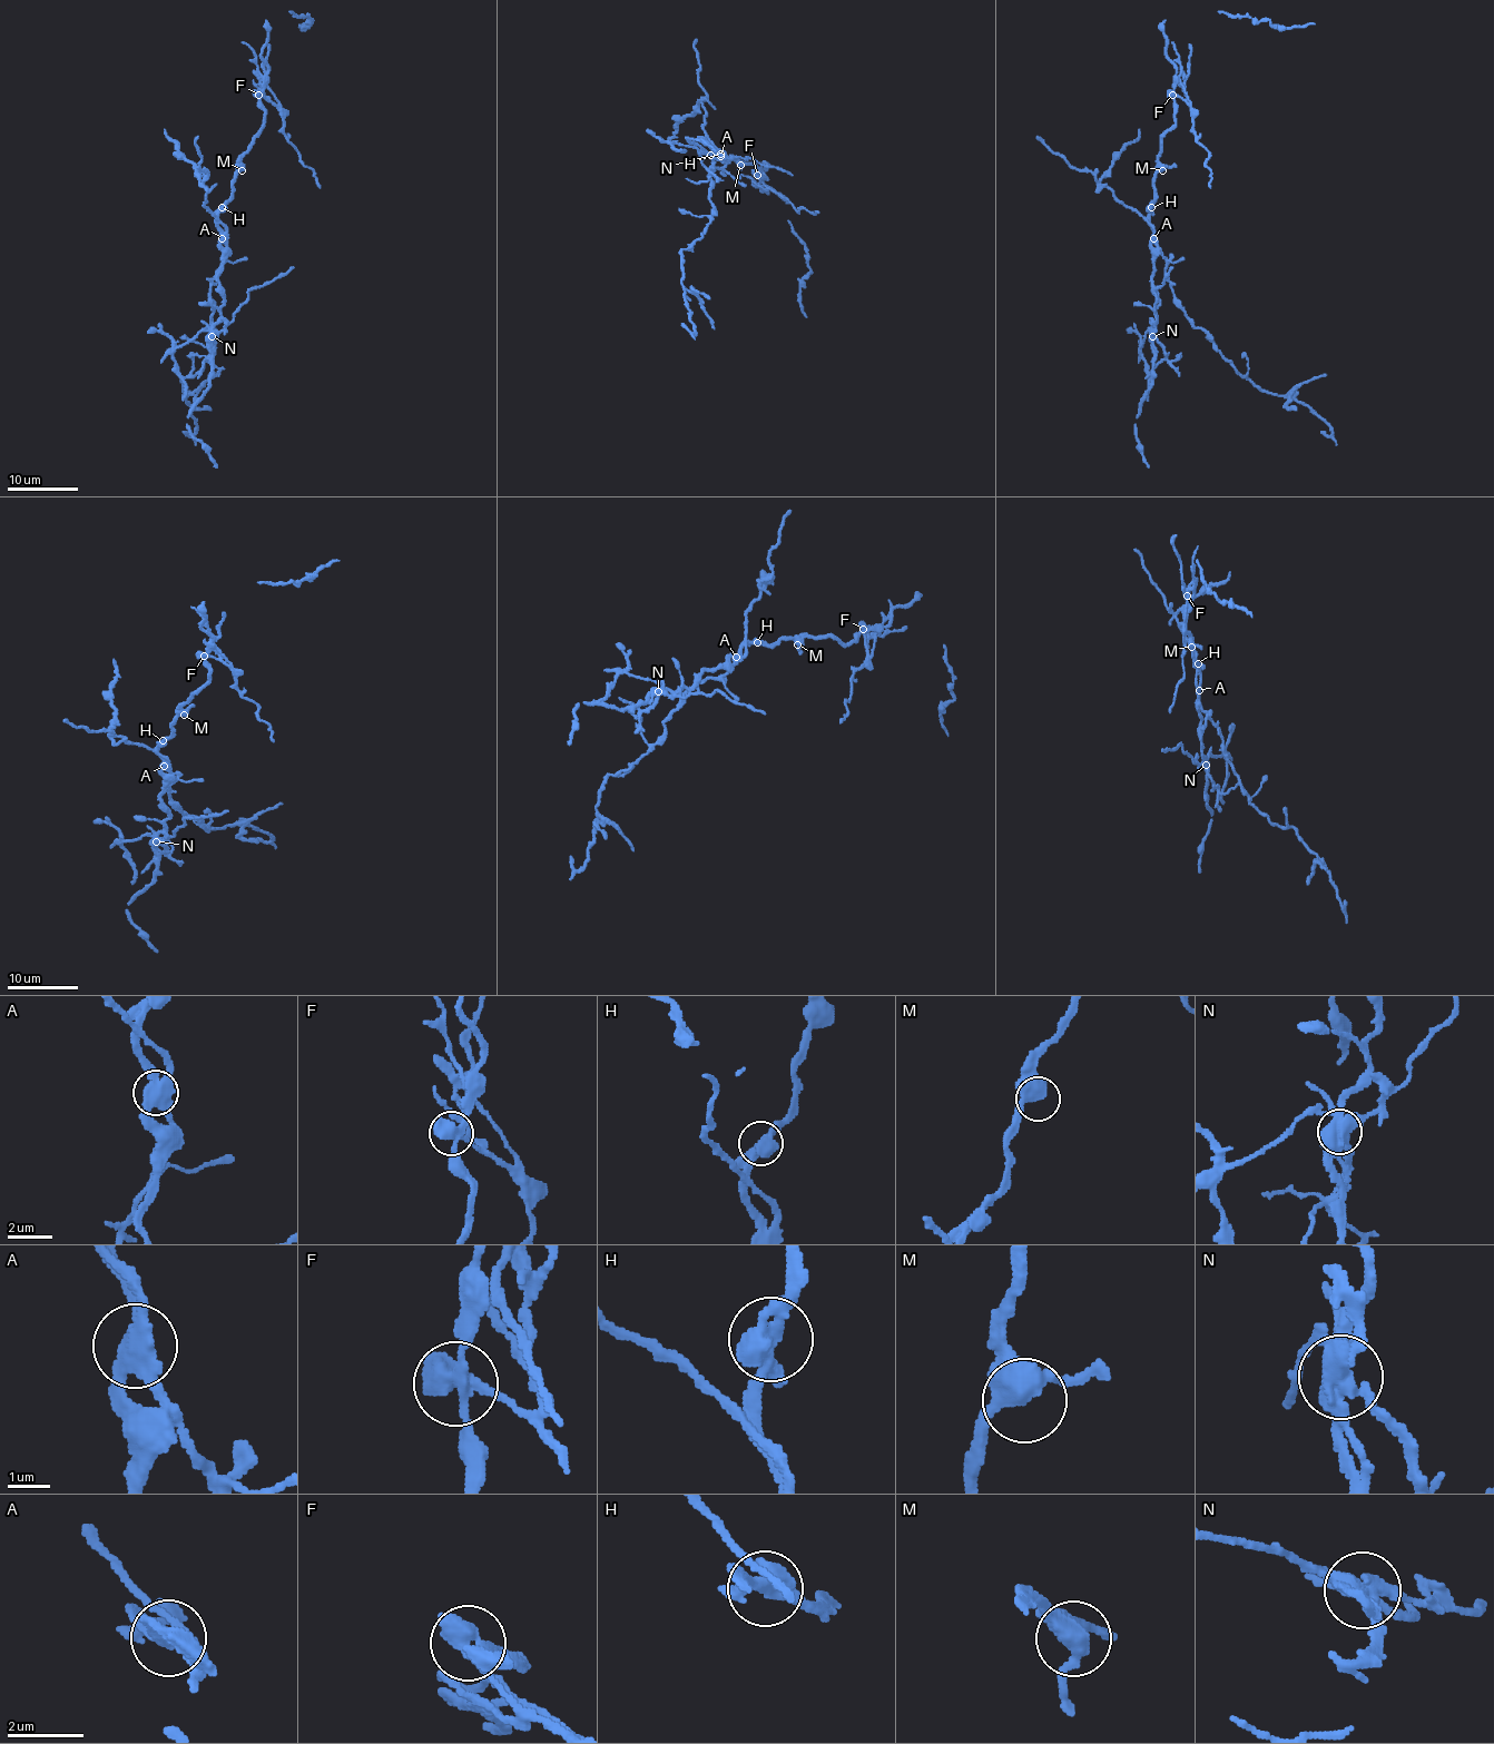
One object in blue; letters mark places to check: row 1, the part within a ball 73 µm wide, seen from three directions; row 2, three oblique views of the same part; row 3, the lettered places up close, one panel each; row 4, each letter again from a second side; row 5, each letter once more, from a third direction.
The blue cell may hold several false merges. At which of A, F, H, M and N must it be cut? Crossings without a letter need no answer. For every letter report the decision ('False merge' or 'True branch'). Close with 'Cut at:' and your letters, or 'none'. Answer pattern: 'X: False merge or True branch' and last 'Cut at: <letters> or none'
A: False merge
F: False merge
H: True branch
M: True branch
N: False merge
Cut at: A, F, N

